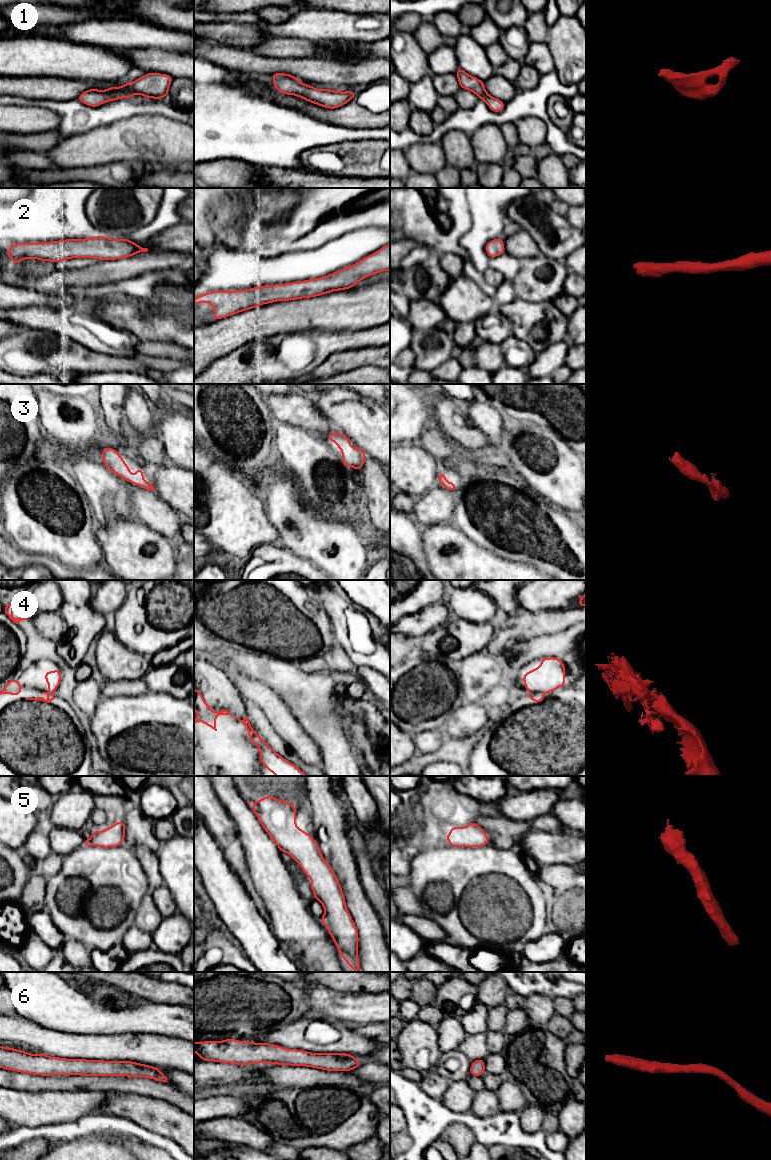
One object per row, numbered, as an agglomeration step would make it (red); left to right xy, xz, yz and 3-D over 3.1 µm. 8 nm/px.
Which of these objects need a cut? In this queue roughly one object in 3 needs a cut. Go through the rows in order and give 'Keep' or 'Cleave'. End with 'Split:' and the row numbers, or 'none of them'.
1: Keep
2: Keep
3: Keep
4: Cleave
5: Keep
6: Keep
Split: 4

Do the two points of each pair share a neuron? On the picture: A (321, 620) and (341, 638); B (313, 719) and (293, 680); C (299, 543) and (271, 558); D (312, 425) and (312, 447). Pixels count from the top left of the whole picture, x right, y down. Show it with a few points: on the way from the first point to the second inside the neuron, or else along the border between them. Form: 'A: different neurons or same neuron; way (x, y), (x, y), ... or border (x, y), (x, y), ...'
A: different neurons; border (323, 608), (330, 619), (333, 638)
B: same neuron; way (306, 709), (305, 697), (300, 690)
C: different neurons; border (289, 550), (310, 561)
D: different neurons; border (284, 422), (296, 425), (306, 431)

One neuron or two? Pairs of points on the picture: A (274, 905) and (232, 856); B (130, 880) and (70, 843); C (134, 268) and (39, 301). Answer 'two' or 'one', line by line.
A: two
B: two
C: two

